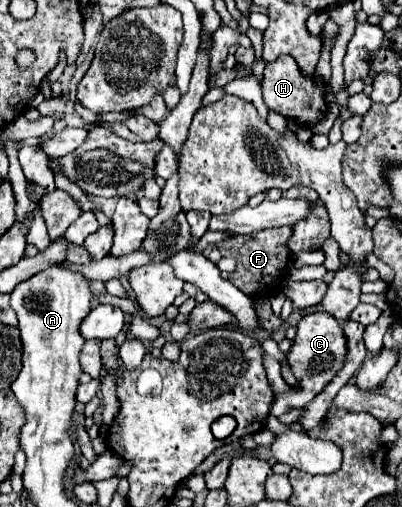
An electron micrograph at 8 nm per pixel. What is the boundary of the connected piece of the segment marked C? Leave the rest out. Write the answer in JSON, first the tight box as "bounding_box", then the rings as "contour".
{"bounding_box":[271,313,347,417],"contour":[[[327,313],[305,315],[297,323],[297,335],[293,339],[291,351],[287,353],[287,363],[293,375],[297,377],[297,385],[293,387],[293,391],[275,395],[275,401],[271,405],[271,415],[277,417],[285,411],[305,407],[331,381],[331,377],[335,377],[335,373],[341,369],[345,361],[345,355],[347,355],[347,345],[345,345],[345,335],[339,323]]]}

